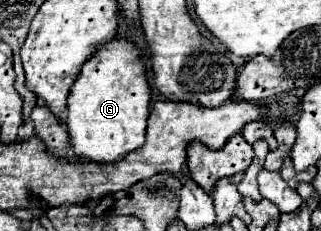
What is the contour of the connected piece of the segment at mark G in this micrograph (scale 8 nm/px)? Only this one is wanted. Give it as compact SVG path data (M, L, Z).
M113 37L85 61L69 93L65 125L71 135L71 153L89 157L95 163L113 163L117 157L139 149L145 143L151 87L145 63L135 43Z

